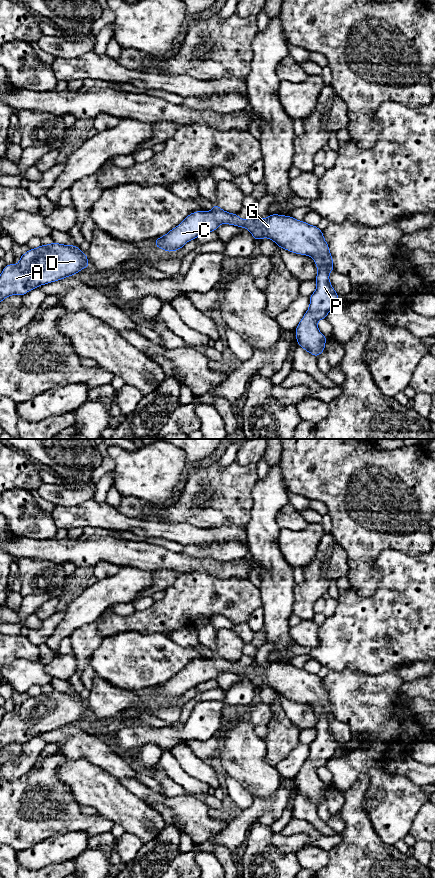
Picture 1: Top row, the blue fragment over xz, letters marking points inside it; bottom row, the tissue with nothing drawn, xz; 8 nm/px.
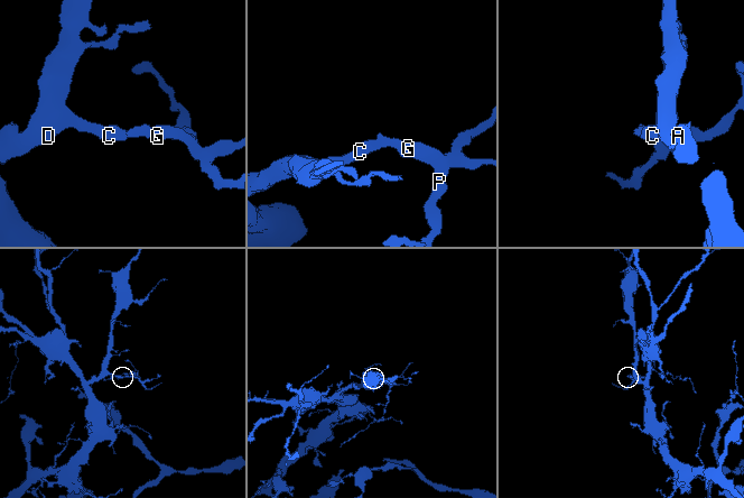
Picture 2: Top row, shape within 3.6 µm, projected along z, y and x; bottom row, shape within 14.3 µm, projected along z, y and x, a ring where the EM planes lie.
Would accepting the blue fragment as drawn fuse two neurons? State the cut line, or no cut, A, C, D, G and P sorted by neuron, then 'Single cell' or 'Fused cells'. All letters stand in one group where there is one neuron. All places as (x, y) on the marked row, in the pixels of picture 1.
No split. Groups: A C D G P. Single cell

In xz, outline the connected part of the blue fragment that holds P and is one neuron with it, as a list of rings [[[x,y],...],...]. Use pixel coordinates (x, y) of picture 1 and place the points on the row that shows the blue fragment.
[[[215,203],[211,212],[205,210],[189,214],[177,227],[157,238],[155,247],[166,252],[177,251],[187,241],[216,231],[219,224],[246,228],[256,241],[269,238],[285,250],[313,258],[317,265],[317,287],[309,297],[310,306],[296,327],[295,333],[297,344],[316,358],[322,351],[326,351],[327,337],[319,331],[317,323],[326,318],[339,295],[329,281],[329,273],[335,268],[323,232],[317,226],[278,214],[271,214],[265,219],[252,215],[242,220],[238,214],[228,213]]]

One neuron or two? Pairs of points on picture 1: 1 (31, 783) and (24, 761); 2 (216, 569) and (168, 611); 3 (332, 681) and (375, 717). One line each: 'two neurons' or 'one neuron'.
1: two neurons
2: two neurons
3: one neuron

